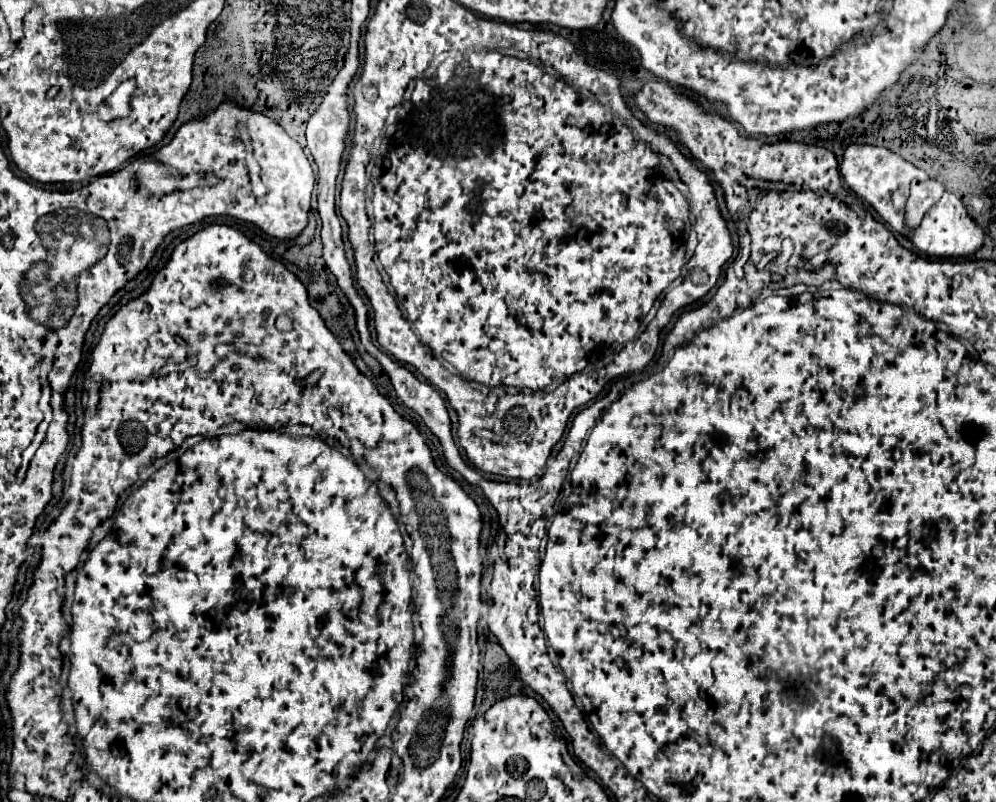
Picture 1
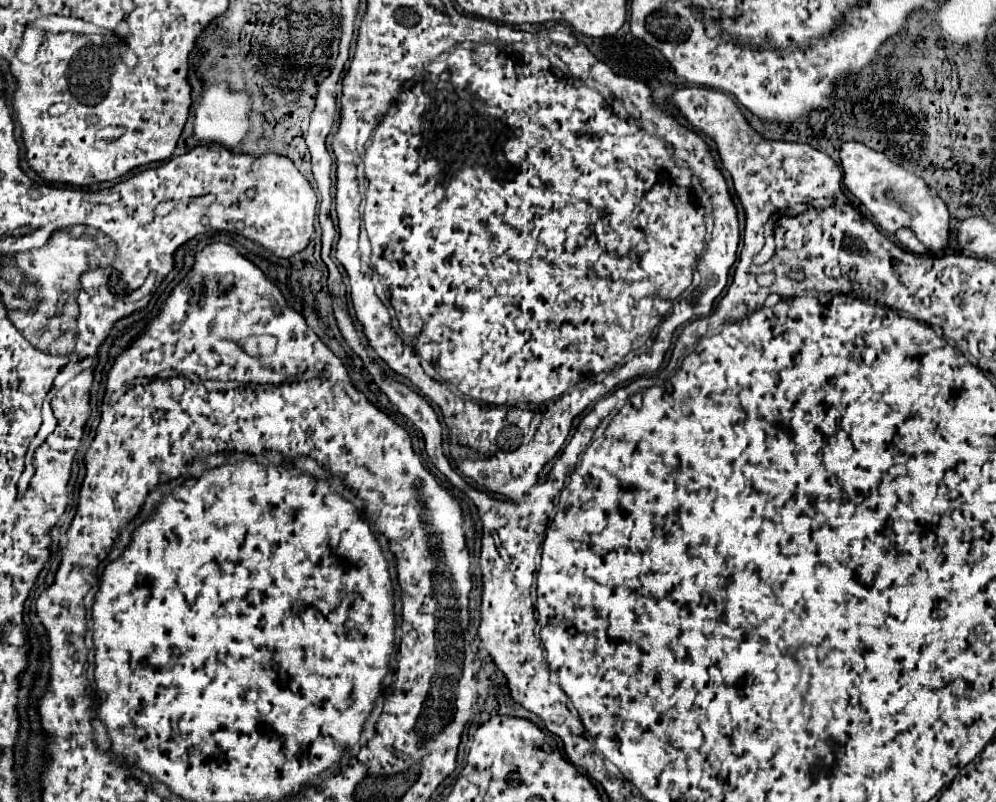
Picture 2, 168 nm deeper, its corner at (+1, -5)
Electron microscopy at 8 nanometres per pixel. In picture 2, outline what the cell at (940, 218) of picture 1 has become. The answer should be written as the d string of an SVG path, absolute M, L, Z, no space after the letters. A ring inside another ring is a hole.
M853 141L841 147L841 167L845 187L871 211L879 229L883 229L887 235L893 235L897 227L911 227L917 239L931 253L941 253L949 245L949 209L943 199L929 195L921 177L889 161L887 155L881 155L879 151Z

